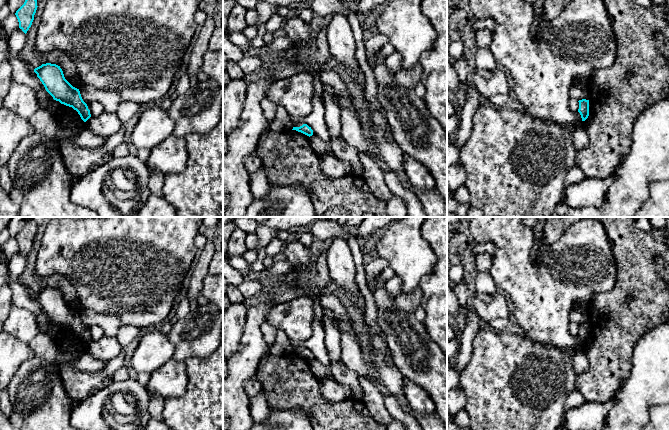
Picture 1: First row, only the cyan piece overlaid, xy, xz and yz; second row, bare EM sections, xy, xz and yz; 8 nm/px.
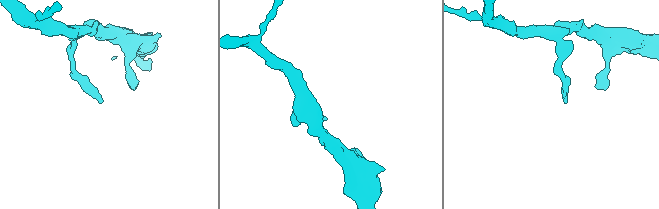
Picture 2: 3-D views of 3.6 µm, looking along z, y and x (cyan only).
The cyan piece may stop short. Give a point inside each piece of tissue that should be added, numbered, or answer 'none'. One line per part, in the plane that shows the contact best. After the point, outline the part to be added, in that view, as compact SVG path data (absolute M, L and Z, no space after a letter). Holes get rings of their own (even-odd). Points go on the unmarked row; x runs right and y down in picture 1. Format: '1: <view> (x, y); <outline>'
none

